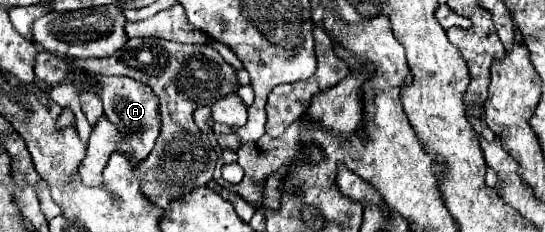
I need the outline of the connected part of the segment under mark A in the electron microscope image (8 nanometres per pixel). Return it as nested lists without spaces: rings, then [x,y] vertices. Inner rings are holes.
[[[94,75],[90,81],[90,89],[96,91],[96,95],[102,99],[104,103],[104,113],[108,115],[108,119],[112,119],[112,123],[116,123],[116,127],[120,127],[120,131],[124,131],[126,141],[120,143],[118,151],[132,151],[132,155],[136,155],[136,159],[146,159],[148,153],[154,147],[154,141],[158,137],[158,101],[156,95],[152,95],[152,89],[136,79],[130,77],[118,77],[118,75]]]

